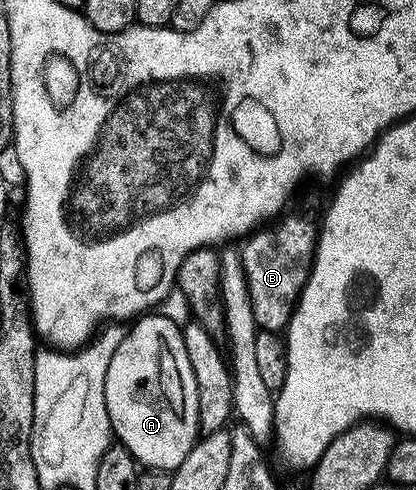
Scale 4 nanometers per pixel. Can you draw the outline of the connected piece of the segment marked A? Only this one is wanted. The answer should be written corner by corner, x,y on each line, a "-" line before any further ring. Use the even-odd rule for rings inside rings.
155,312
140,317
131,328
107,364
109,380
105,380
105,400
114,437
129,448
140,467
174,472
185,464
201,438
197,376
193,376
189,352
185,352
183,330
173,321

